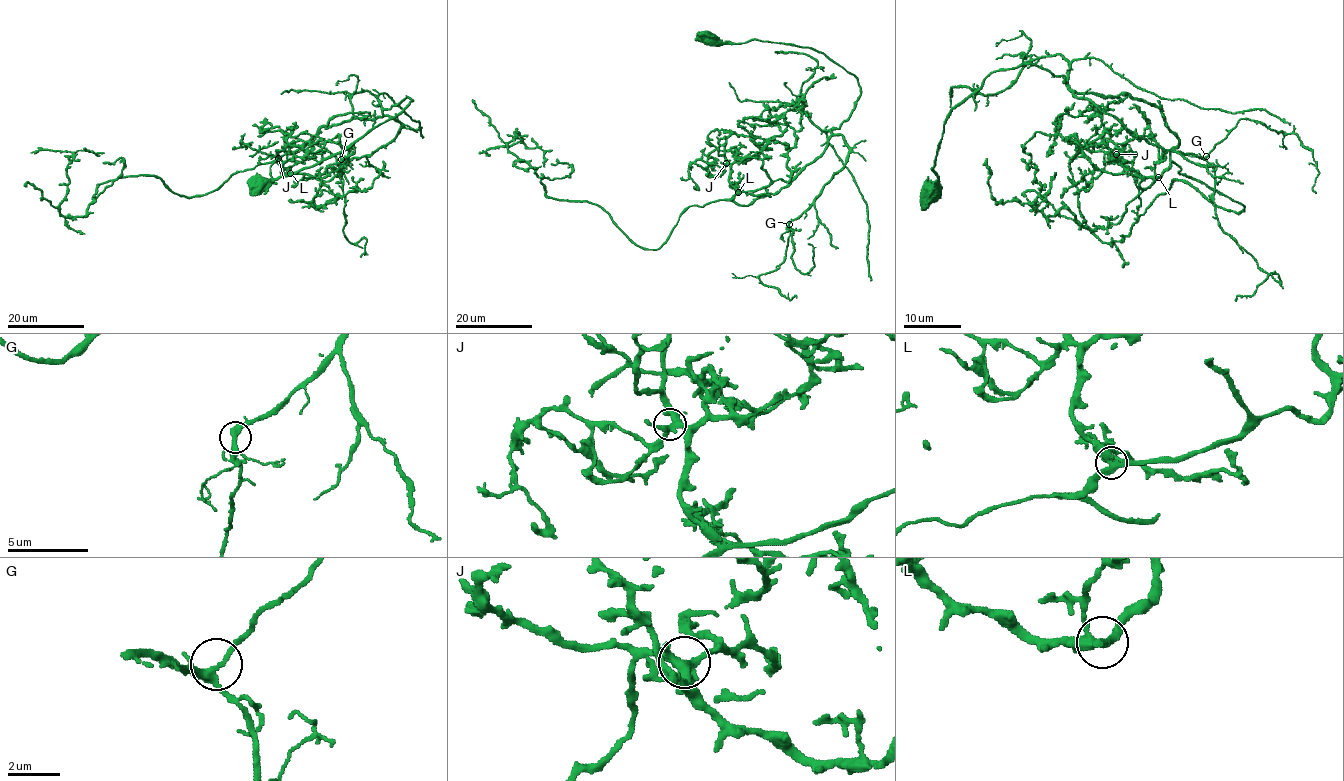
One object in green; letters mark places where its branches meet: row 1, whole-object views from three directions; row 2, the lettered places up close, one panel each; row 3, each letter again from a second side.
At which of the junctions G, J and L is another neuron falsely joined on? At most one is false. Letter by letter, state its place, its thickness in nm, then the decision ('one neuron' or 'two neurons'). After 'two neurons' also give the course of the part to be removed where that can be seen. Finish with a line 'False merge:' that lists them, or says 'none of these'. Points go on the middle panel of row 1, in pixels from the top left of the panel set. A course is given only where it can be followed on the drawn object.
G: at (789, 224); 280 nm thick; one neuron
J: at (726, 163); 380 nm thick; one neuron
L: at (738, 192); 360 nm thick; one neuron
False merge: none of these

